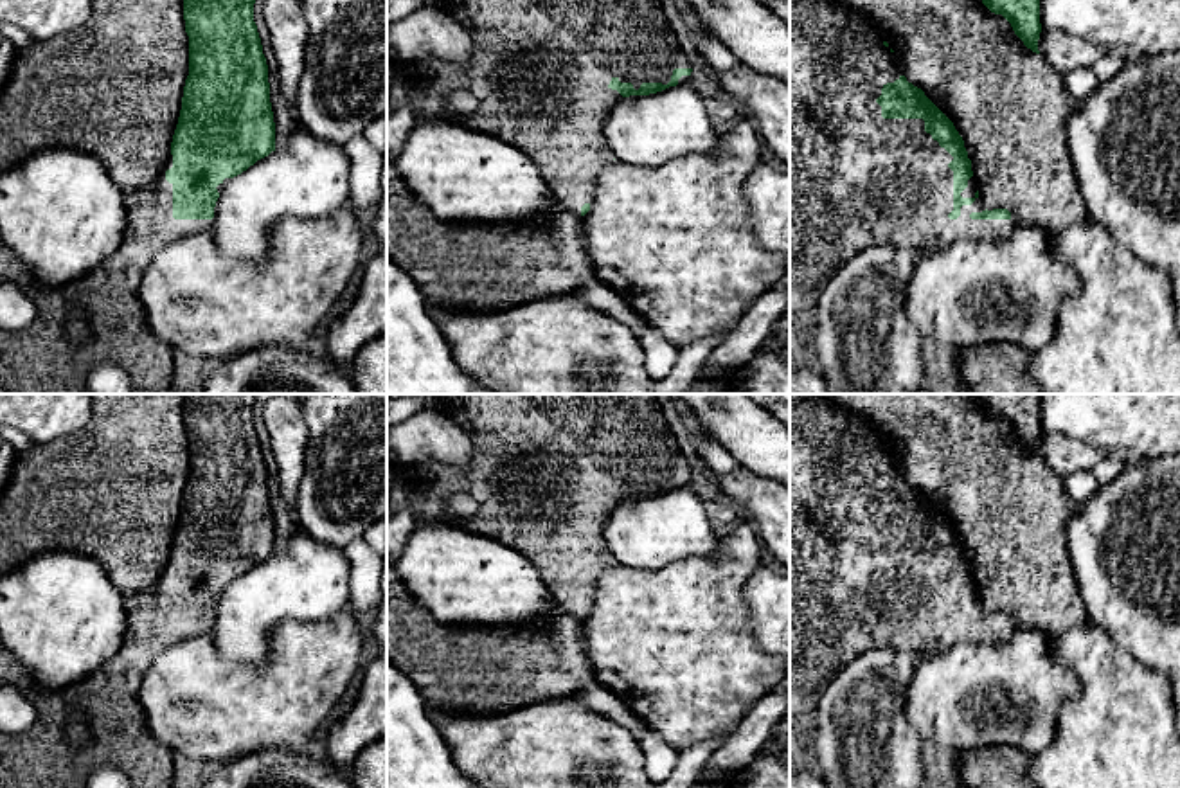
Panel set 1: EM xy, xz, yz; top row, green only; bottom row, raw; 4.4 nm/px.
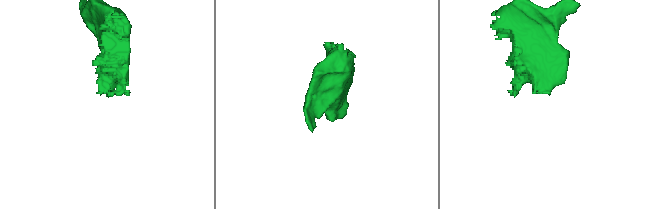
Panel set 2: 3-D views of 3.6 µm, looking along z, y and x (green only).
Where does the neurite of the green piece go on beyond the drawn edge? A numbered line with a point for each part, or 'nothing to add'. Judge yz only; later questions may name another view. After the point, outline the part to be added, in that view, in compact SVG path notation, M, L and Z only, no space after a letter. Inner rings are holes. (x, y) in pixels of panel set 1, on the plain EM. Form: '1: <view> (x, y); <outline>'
1: yz (857, 583); M790 394L790 712L795 716L813 718L818 694L829 685L838 671L865 651L896 648L930 657L939 651L948 651L959 642L1004 644L1015 631L1013 622L970 621L971 615L986 613L980 601L975 599L977 588L973 579L968 583L968 590L961 595L961 599L973 601L975 604L971 608L962 608L957 622L948 621L953 613L953 574L948 570L953 560L925 534L923 522L883 522L881 509L876 506L881 498L881 491L901 479L898 459L890 453L890 450L883 448L885 443L885 437L869 421L854 416L824 394Z

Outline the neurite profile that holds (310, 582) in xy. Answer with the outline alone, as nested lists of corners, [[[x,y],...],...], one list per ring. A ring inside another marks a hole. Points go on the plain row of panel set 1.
[[[302,527],[295,531],[284,554],[272,554],[241,578],[230,581],[219,595],[210,631],[216,651],[232,662],[263,664],[270,657],[270,637],[282,621],[327,619],[351,603],[351,567],[345,549],[318,543]]]

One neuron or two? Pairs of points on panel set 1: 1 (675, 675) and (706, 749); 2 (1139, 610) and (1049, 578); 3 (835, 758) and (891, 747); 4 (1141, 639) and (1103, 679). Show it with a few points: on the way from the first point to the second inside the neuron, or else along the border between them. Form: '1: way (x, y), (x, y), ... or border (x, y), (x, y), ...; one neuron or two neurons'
1: border (727, 733), (695, 742), (679, 752); two neurons
2: border (1069, 547), (1074, 582), (1089, 619); two neurons
3: way (849, 758), (876, 752); one neuron
4: border (1098, 625), (1123, 650), (1161, 673); two neurons

